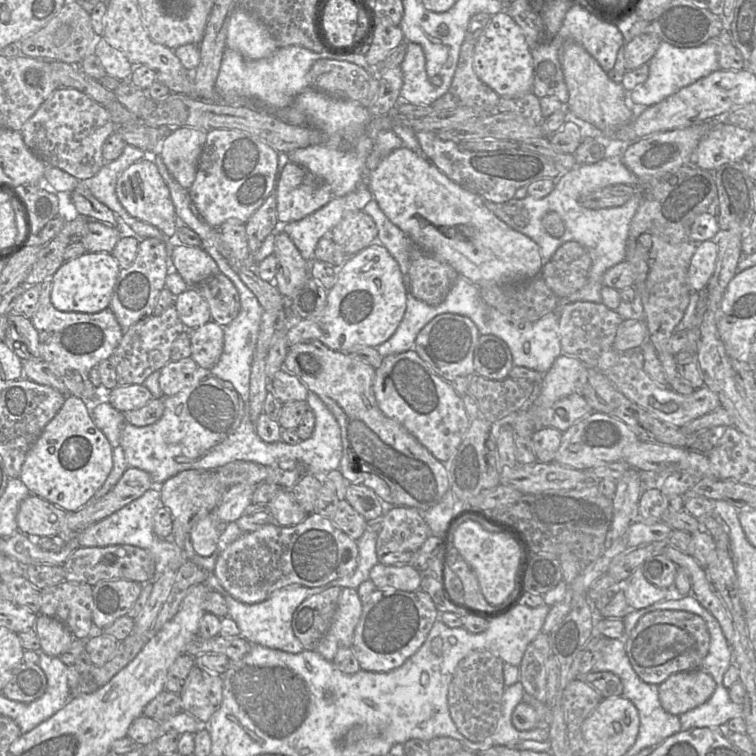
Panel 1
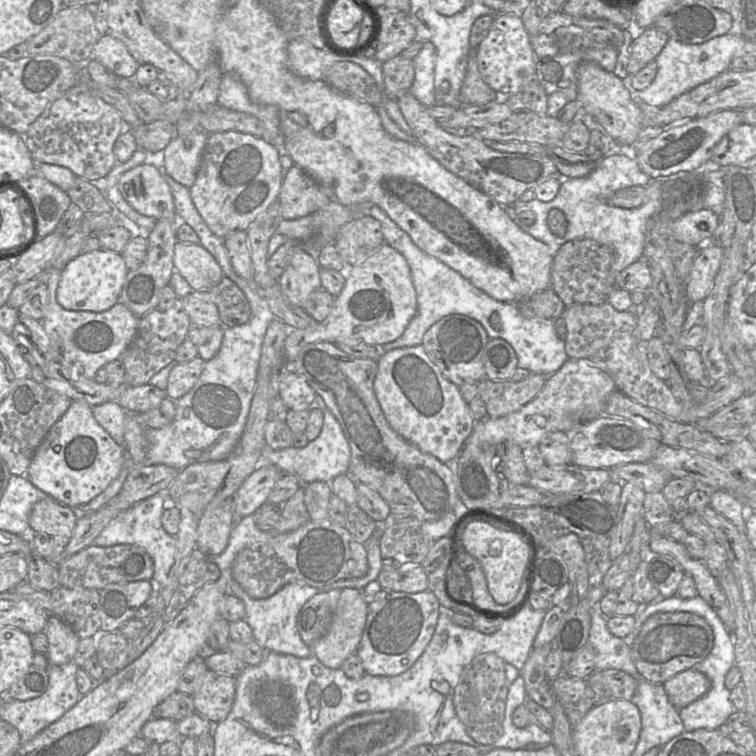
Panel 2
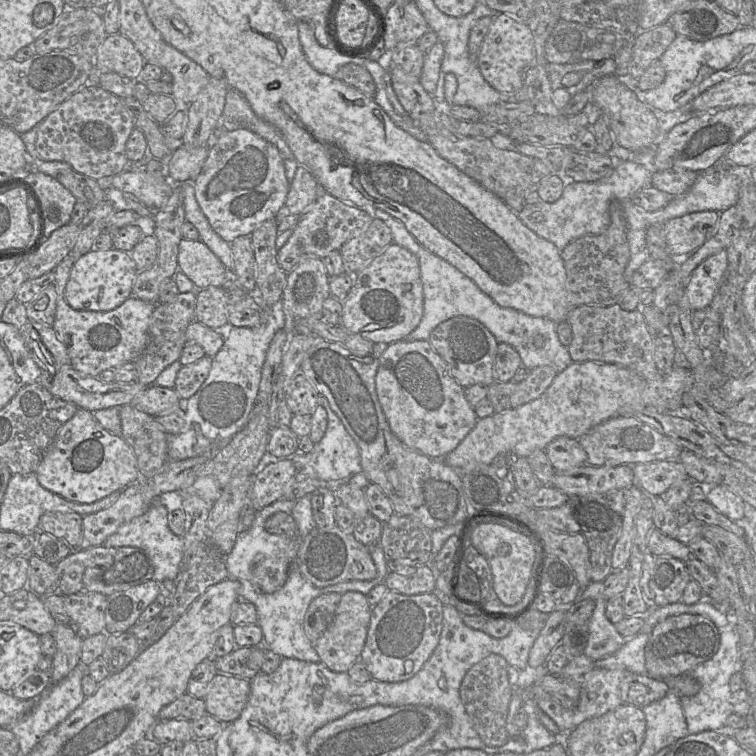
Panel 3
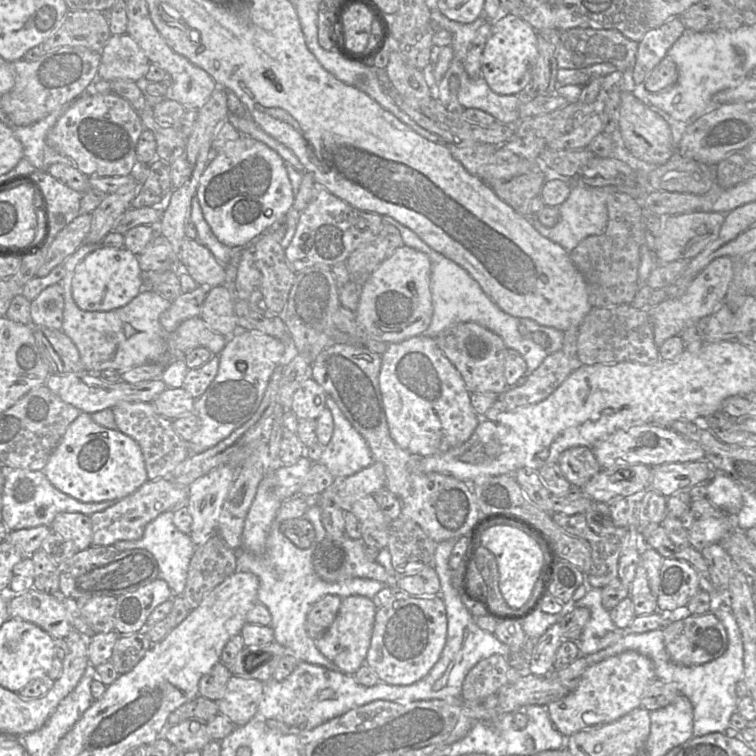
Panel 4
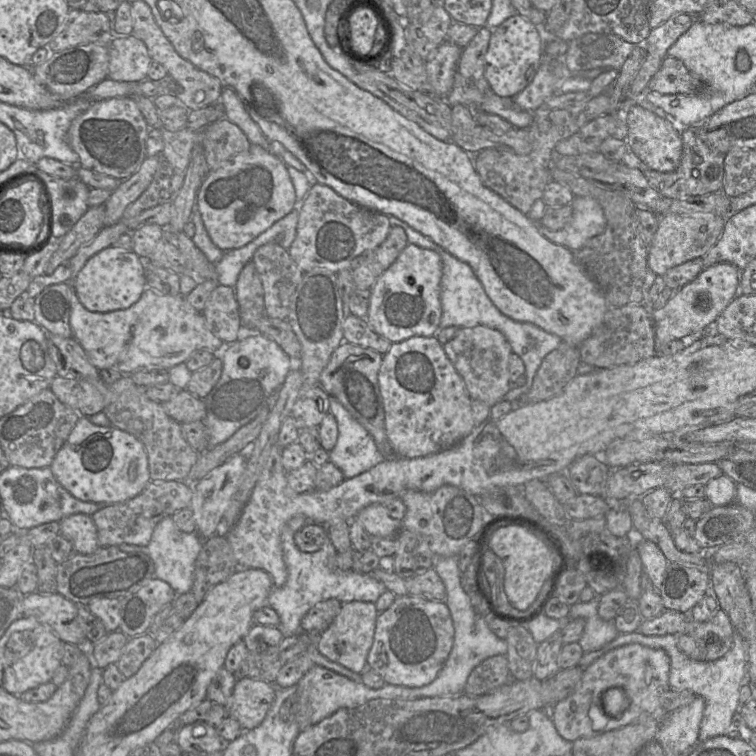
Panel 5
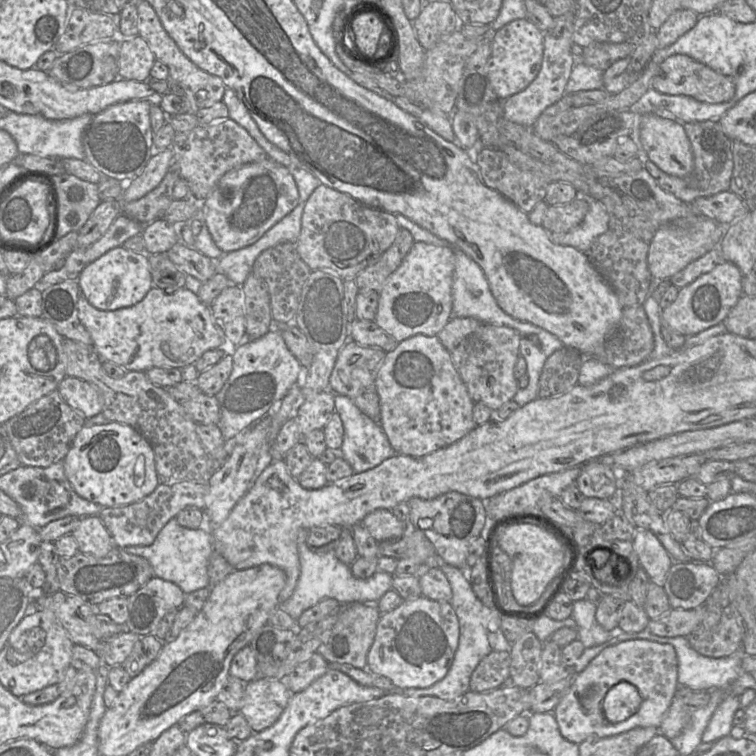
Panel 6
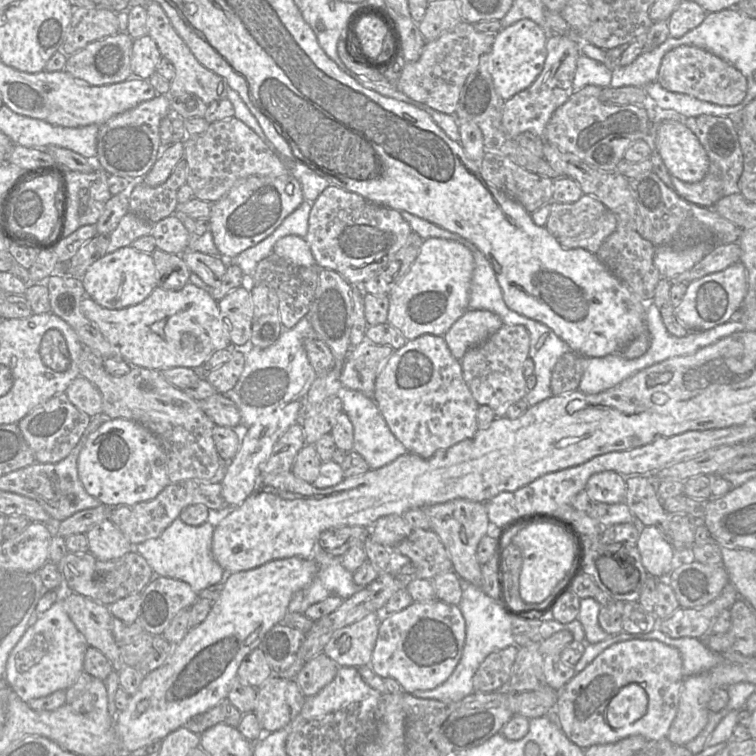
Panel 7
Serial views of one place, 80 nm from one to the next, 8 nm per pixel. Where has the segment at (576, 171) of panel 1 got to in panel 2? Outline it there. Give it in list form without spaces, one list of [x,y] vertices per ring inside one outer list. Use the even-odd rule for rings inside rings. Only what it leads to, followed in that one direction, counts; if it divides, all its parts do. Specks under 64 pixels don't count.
[[[609,155],[598,161],[596,168],[587,176],[562,179],[557,196],[550,202],[542,202],[537,198],[529,202],[522,202],[519,199],[515,201],[512,205],[516,210],[532,211],[535,214],[535,222],[532,225],[520,221],[512,206],[507,207],[507,214],[525,233],[546,244],[552,256],[556,255],[562,245],[573,240],[590,239],[611,247],[615,260],[610,269],[608,282],[613,286],[618,273],[643,257],[648,223],[665,208],[665,193],[662,190],[665,179],[652,180],[640,169],[634,156]],[[630,186],[644,186],[647,189],[648,202],[629,209],[609,204],[610,197],[616,191]],[[552,209],[560,210],[567,220],[567,231],[563,237],[555,236],[548,227],[547,216]]]

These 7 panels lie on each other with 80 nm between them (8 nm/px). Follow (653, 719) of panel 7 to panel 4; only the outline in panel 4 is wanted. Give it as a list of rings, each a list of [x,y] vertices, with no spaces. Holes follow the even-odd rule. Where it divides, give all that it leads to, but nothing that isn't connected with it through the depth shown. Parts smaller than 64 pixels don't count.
[[[626,651],[588,666],[576,689],[548,704],[547,713],[555,729],[565,738],[580,731],[596,730],[641,707],[642,694],[655,679],[655,667],[650,658]]]

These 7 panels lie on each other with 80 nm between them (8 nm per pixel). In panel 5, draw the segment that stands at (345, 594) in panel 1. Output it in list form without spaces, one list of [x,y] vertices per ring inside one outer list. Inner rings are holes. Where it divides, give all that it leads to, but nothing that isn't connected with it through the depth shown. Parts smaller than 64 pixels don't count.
[[[350,601],[342,603],[339,613],[329,627],[319,635],[316,647],[328,660],[336,662],[355,673],[367,667],[367,656],[373,643],[379,612],[373,602]]]

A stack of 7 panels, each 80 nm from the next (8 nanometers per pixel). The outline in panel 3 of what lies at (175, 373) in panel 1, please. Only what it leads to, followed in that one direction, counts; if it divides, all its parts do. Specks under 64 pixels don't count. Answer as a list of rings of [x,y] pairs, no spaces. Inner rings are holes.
[[[203,356],[199,360],[183,365],[178,371],[174,389],[181,399],[189,399],[202,386],[212,367],[210,356]]]

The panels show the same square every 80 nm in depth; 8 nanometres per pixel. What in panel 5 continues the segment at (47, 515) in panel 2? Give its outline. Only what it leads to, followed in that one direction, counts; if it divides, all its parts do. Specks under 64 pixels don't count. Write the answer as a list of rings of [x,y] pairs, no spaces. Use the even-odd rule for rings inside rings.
[[[72,514],[59,523],[60,535],[69,540],[78,553],[91,554],[100,547],[97,528],[90,515]]]

